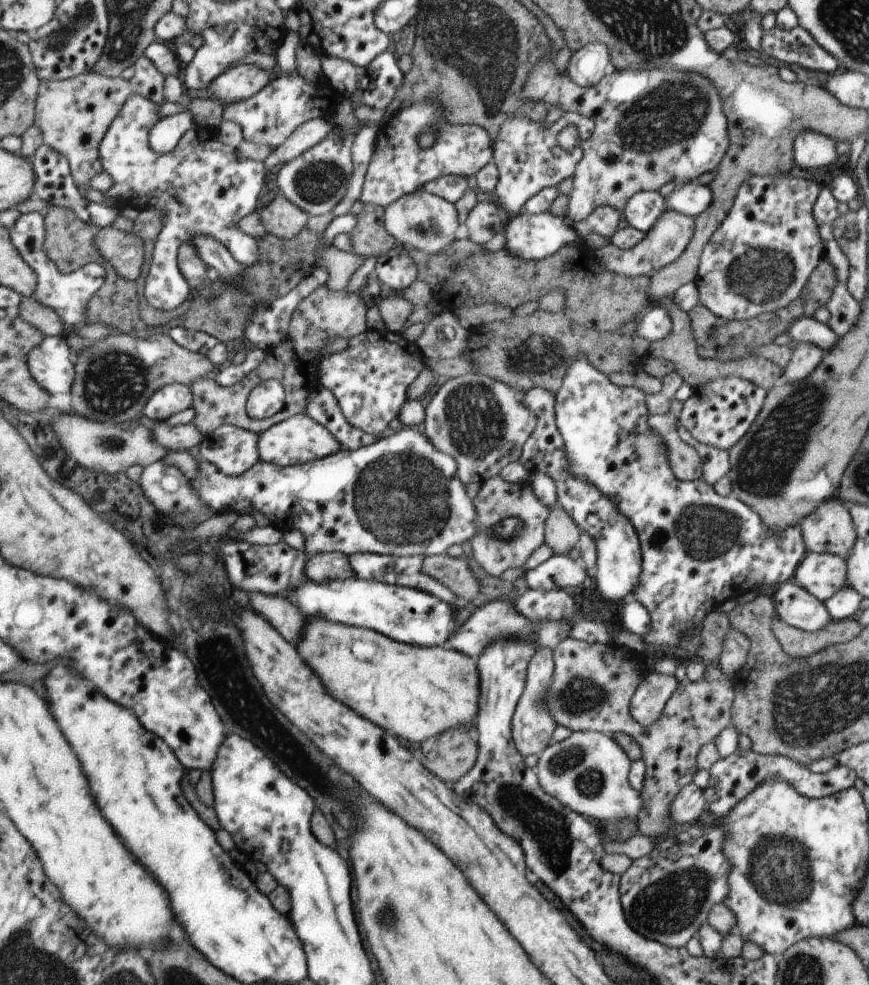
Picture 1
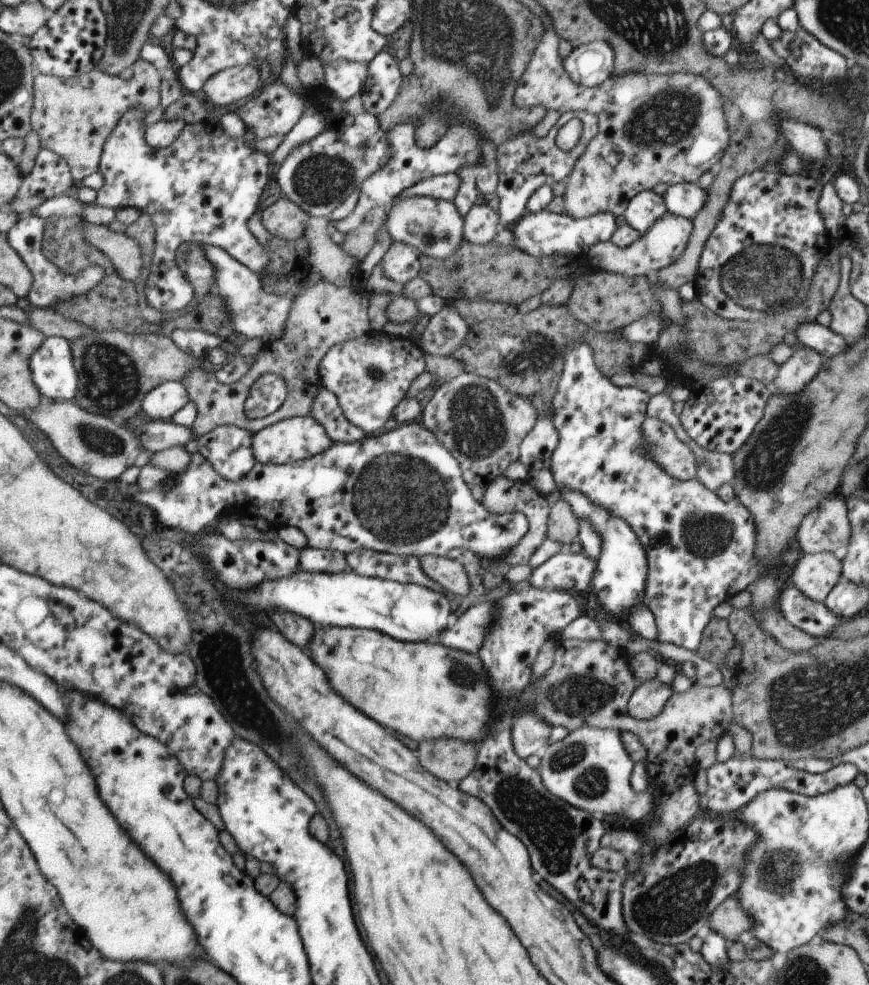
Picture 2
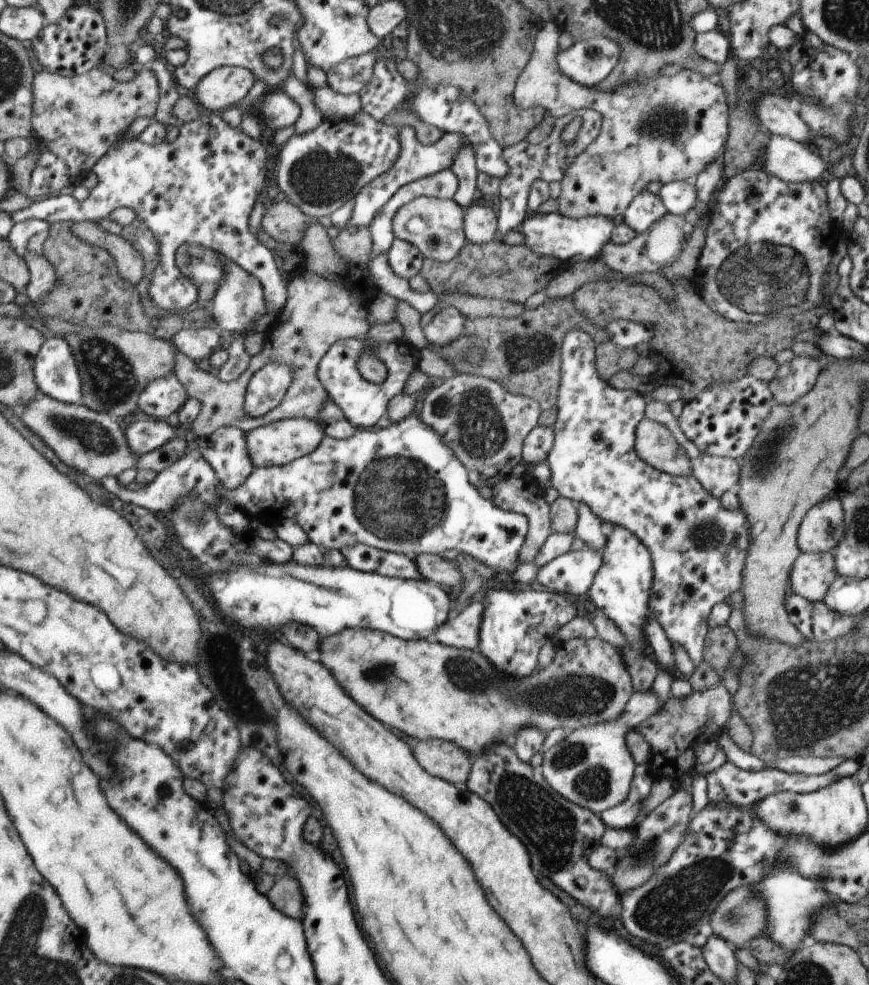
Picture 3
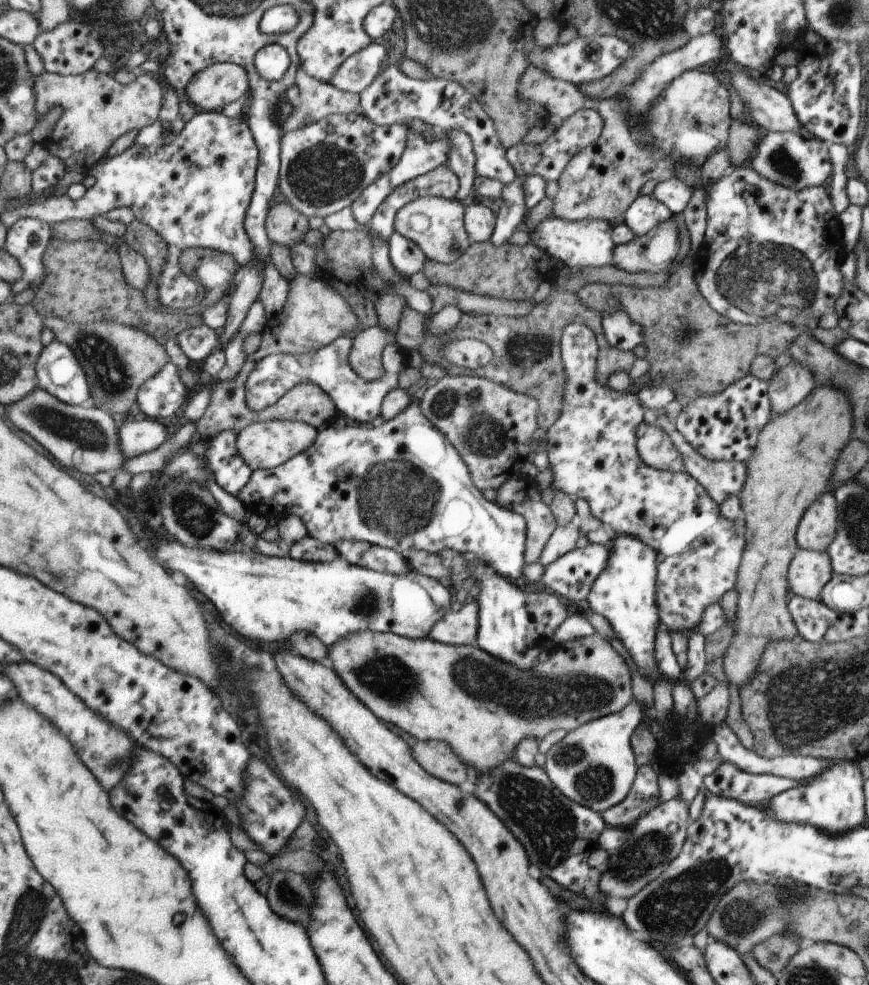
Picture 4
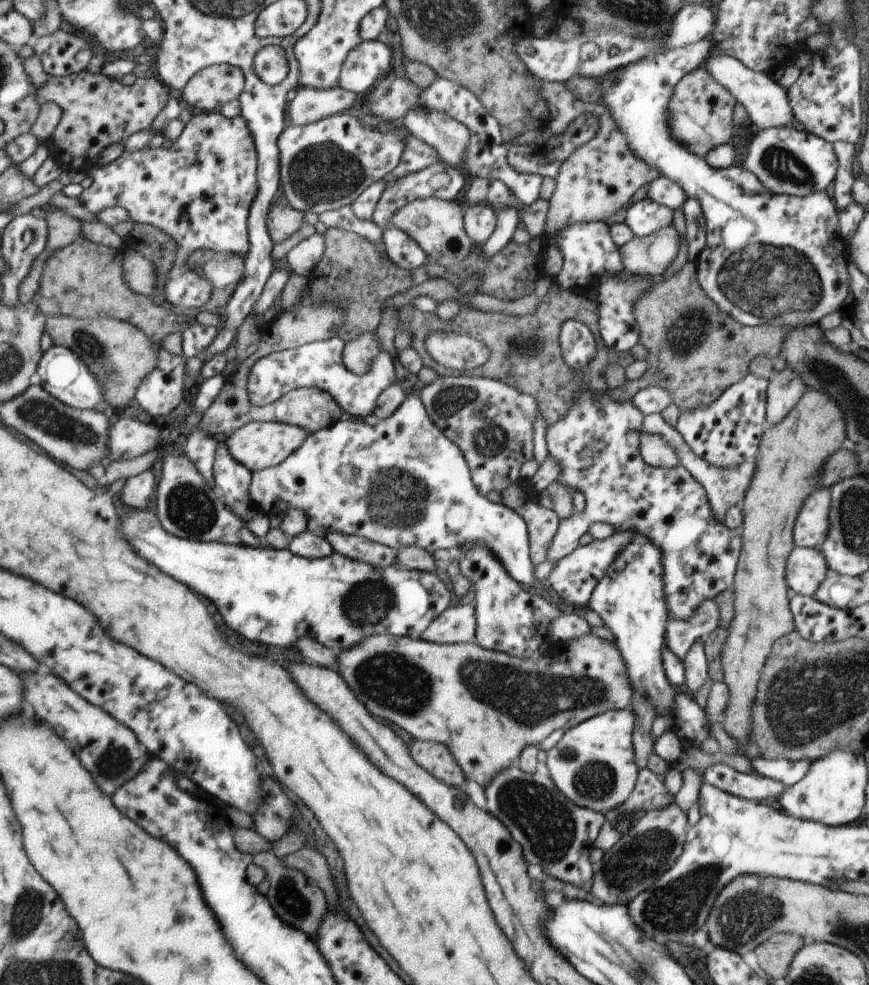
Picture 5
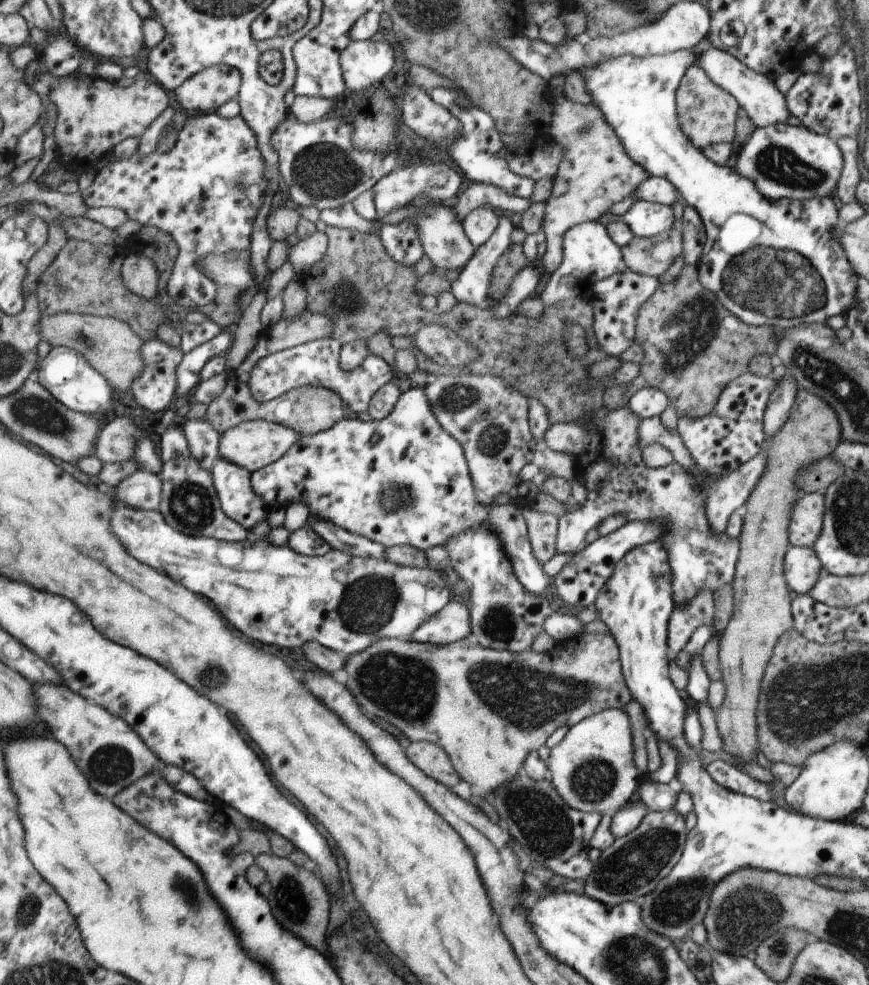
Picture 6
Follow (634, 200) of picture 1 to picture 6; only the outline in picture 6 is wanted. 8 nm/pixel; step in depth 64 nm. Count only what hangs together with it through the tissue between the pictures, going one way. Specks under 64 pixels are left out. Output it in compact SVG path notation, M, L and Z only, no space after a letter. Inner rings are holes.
M637 200L621 215L621 220L634 237L652 237L675 226L671 207L651 201Z

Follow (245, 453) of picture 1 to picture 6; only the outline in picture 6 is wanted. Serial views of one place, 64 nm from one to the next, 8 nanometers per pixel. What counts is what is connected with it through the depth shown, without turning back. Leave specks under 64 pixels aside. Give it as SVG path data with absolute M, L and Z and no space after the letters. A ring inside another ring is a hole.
M220 456L211 473L222 507L232 519L252 532L260 520L268 518L269 509L253 488L250 470Z

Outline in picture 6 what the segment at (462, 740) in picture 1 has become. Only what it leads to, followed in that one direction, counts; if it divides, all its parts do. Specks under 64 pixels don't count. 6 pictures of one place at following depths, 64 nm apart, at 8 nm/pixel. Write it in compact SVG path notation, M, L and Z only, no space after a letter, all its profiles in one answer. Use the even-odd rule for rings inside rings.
M411 741L406 752L411 752L411 760L418 769L441 784L451 788L461 780L447 752L437 743Z

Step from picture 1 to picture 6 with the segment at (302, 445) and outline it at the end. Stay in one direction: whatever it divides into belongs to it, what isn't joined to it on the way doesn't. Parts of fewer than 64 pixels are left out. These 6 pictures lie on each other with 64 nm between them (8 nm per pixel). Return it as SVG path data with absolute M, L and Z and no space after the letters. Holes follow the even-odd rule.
M265 419L247 421L222 435L220 454L224 459L245 467L253 473L281 460L298 442L299 438L301 438L301 434L287 425Z

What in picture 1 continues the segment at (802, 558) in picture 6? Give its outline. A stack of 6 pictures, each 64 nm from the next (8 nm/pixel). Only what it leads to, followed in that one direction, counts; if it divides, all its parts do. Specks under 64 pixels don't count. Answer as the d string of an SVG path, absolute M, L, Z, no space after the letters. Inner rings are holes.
M808 552L792 580L823 602L847 586L846 558L831 553Z

